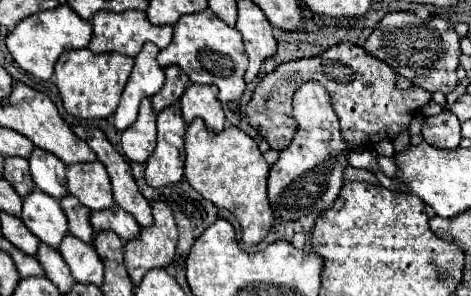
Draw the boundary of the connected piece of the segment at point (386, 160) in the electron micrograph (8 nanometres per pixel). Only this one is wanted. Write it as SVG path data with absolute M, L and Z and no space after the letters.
M379 156L378 165L381 171L388 176L389 178L393 178L398 171L398 166L396 165L393 157L383 157Z

